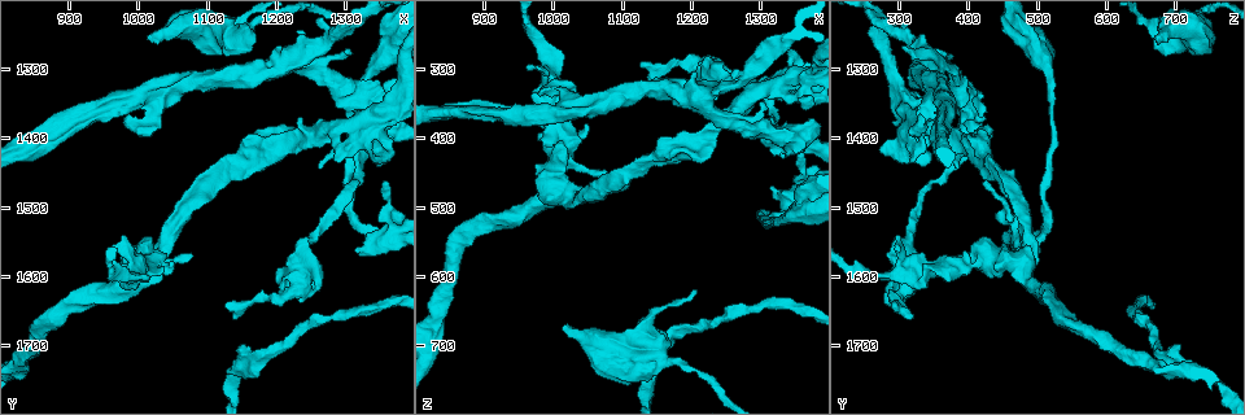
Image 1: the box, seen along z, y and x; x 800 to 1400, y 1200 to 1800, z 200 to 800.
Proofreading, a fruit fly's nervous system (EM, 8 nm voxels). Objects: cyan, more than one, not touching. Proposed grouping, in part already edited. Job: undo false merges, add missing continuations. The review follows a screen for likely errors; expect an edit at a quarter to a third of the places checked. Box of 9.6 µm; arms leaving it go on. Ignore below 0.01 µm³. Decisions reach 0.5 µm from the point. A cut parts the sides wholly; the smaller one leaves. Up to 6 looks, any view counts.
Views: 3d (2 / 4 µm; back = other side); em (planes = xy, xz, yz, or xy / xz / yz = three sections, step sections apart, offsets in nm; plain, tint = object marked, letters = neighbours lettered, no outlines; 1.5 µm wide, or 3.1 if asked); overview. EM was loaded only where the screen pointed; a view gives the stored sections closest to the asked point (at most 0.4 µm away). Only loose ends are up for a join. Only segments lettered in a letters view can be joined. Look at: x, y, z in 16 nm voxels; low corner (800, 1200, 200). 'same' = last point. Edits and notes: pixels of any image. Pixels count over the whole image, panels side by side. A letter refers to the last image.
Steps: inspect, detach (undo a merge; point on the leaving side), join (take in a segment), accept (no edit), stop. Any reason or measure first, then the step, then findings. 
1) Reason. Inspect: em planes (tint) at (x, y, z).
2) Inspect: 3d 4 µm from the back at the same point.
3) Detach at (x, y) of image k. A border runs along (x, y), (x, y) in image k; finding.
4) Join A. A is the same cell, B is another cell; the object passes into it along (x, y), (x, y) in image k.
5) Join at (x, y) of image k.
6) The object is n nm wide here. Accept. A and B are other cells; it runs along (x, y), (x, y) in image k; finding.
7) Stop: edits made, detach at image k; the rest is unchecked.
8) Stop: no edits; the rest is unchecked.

Stops while still wide. Inspect: em xy step 4 (letters) at (1015, 1250, 670).

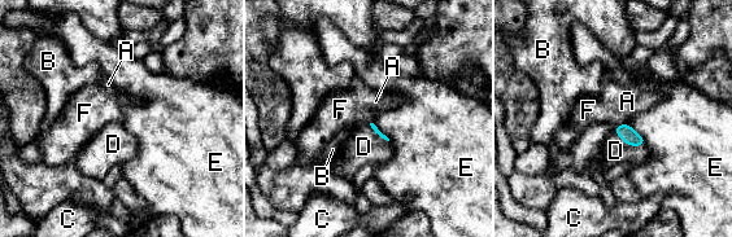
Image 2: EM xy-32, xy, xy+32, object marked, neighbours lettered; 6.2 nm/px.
Join D. D is the same cell, A, B, C, E and F are other cells; the cell continues.

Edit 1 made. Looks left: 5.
Redraw. Inspect: overview.

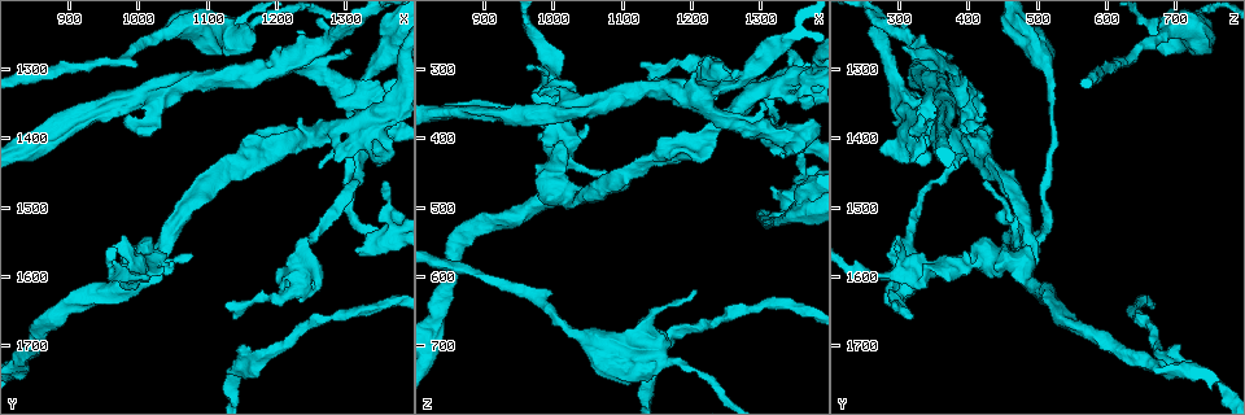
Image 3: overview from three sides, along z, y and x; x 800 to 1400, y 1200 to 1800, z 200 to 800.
Free end. Inspect: 3d 2 µm at (1370, 1315, 345).

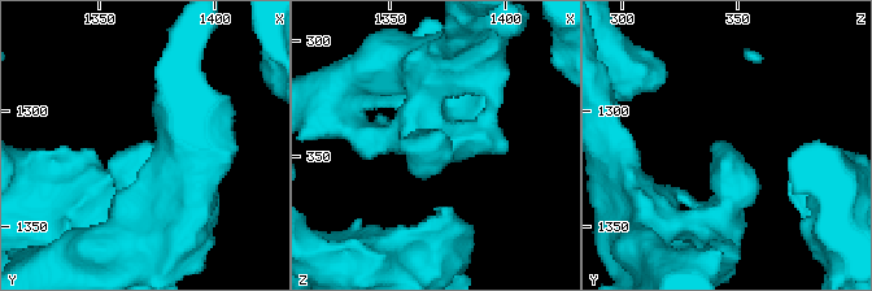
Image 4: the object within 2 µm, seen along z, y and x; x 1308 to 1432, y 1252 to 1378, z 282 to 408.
Inspect: em xz step 4 (tint) at (1371, 1315, 339).

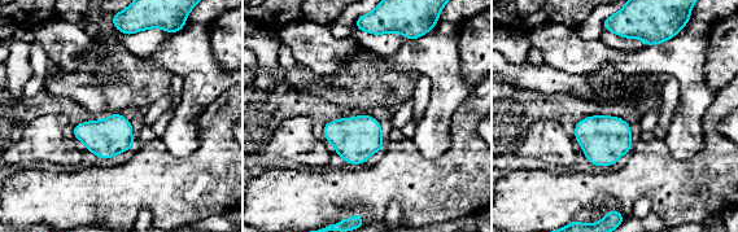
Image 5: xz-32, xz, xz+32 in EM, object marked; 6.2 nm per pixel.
Inspect: em planes (letters) at the same point.

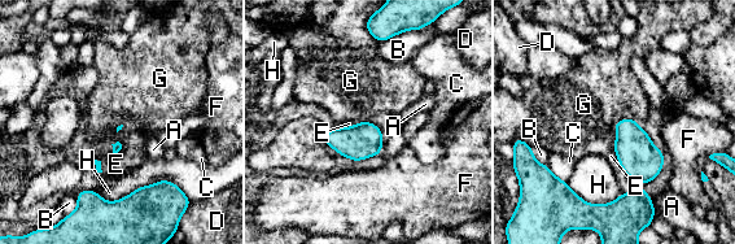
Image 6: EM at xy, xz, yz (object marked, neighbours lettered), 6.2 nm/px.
Accept. A, B, C, D, E, F, G and H are other cells; a border runs along (364, 121), (355, 123) in image 6; no lettered segment goes on from it.

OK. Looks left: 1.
Stop: edits made, join at image 2; the rest is unchecked.

